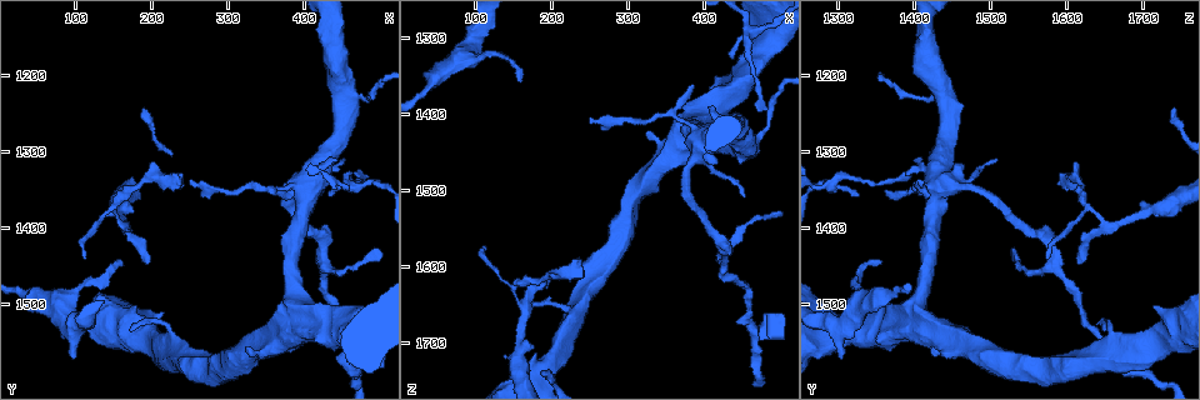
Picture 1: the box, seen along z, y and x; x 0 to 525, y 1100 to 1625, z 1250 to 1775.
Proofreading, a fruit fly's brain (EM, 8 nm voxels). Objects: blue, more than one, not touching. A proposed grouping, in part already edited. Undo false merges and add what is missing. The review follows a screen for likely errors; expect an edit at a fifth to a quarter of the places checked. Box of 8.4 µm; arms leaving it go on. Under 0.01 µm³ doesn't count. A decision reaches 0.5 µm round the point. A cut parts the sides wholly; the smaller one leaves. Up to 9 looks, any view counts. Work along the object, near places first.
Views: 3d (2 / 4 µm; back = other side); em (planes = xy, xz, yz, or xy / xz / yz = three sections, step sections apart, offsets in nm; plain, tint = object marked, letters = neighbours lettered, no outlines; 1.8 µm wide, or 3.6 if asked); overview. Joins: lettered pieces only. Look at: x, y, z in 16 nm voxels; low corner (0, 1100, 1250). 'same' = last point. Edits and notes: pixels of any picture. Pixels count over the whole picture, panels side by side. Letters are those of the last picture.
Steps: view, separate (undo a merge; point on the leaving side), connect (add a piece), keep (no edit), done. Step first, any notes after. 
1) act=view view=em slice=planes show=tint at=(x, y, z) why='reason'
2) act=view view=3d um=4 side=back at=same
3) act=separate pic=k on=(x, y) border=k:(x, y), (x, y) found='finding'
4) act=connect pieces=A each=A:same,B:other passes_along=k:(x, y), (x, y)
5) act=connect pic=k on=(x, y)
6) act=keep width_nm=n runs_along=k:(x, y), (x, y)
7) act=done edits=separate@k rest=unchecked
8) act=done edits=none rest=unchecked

act=view view=3d um=4 at=(185, 1535, 1745) why='thick turns thin'

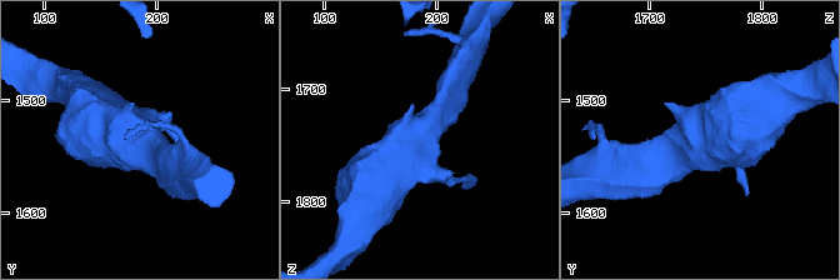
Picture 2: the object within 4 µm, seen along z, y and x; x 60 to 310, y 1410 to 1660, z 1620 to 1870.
act=view view=em um=3.6 slice=planes show=letters at=(184, 1534, 1742) why='now the EM'

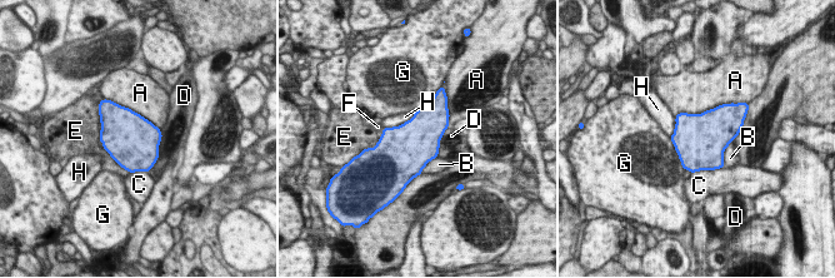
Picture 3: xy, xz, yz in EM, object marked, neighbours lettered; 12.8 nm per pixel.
act=connect pieces=F each=A:other,B:other,C:other,D:other,E:other,F:same,G:other,H:other passes_along=3:(396, 144), (383, 130), (366, 120) found='the neuron continues'

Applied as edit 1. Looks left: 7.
act=view view=overview why='redraw'

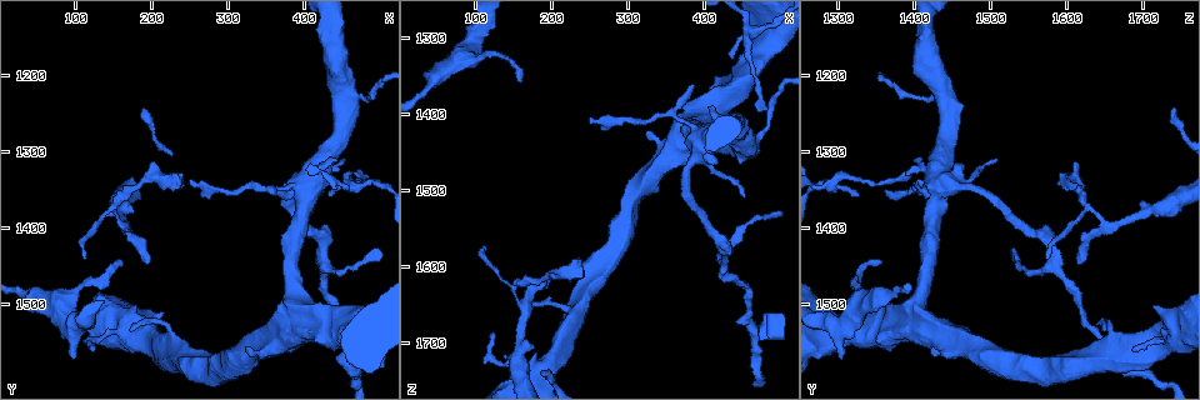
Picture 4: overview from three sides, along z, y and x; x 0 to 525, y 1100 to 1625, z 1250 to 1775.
act=view view=em slice=planes show=tint at=(195, 1450, 1615)

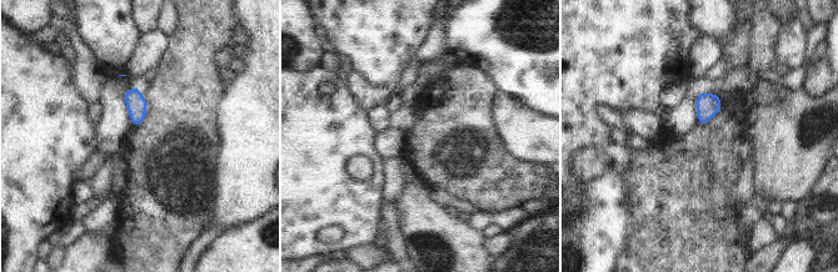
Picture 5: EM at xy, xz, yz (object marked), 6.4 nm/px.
act=view view=em slice=planes show=letters at=same

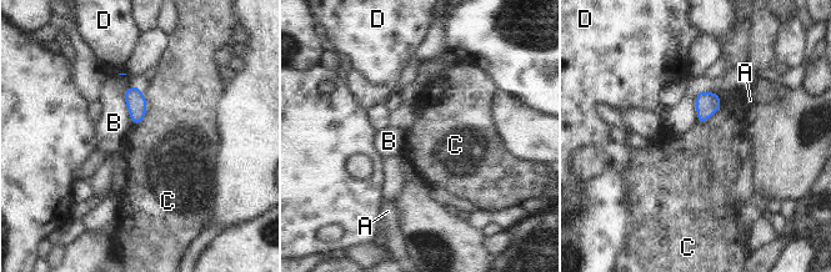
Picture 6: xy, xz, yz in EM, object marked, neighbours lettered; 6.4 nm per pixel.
act=keep each=A:other,B:other,C:other,D:other found='none of them fits'

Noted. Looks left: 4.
act=view view=3d um=4 at=(425, 1450, 1580) why='three-way junction'

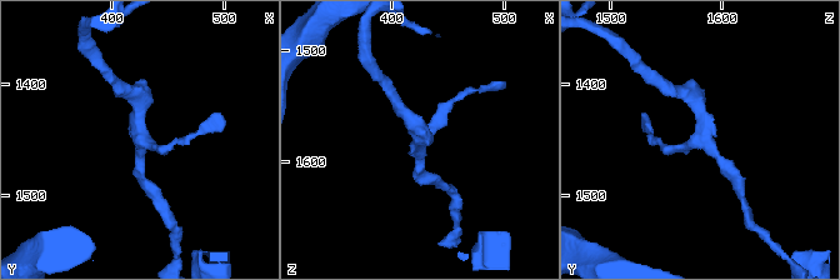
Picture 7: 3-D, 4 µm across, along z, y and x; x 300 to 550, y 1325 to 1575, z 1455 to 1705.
act=view view=em slice=xz step=16 show=tint at=(424, 1450, 1582)

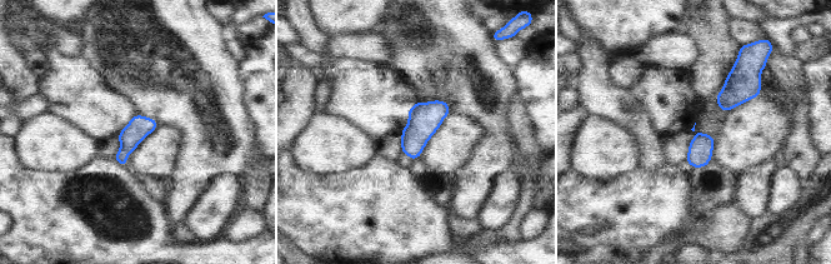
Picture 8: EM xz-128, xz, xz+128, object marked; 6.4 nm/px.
act=view view=em slice=planes show=letters at=same why='cut it another way'

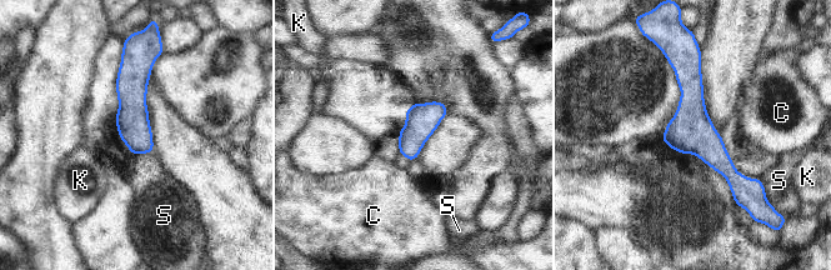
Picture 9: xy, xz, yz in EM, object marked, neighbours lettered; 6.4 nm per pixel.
act=keep each=C:other,K:other,S:other runs_along=9:(687, 59), (691, 129), (736, 195) found='all the same neuron'

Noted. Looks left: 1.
act=done edits=connect@3 rest=unchecked

